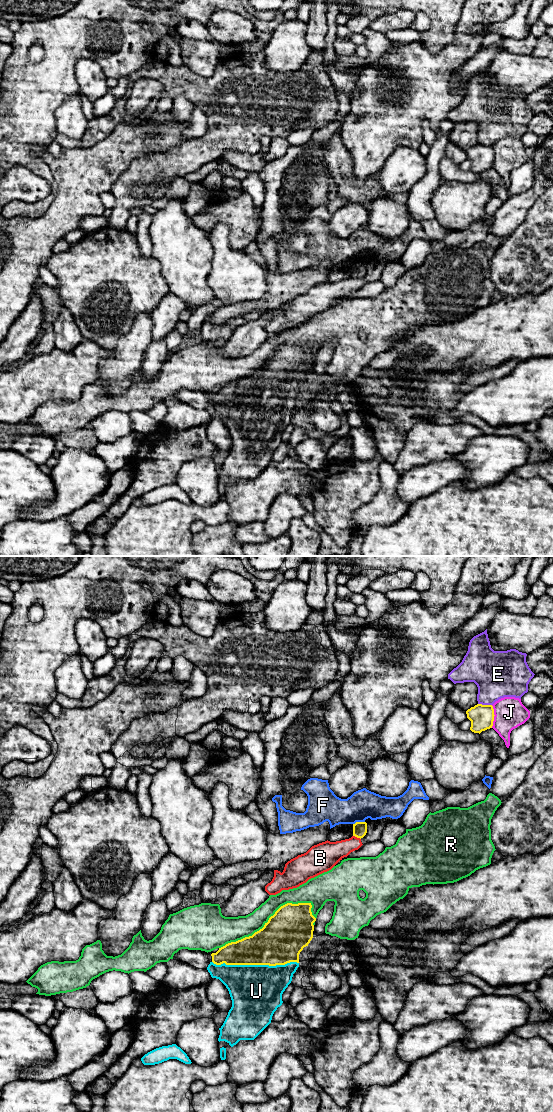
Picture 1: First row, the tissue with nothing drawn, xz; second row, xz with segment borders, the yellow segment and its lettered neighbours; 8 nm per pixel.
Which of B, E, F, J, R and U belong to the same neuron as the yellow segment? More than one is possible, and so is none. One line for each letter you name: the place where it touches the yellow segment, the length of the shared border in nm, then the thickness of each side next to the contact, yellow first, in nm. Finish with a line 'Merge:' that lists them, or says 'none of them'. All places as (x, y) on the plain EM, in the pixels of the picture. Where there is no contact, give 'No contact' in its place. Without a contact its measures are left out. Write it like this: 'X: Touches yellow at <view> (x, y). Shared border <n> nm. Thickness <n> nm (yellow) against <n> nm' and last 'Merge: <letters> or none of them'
U: Touches yellow at xz (255, 404). Shared border 700 nm. Thickness 360 nm (yellow) against 420 nm
Merge: U

